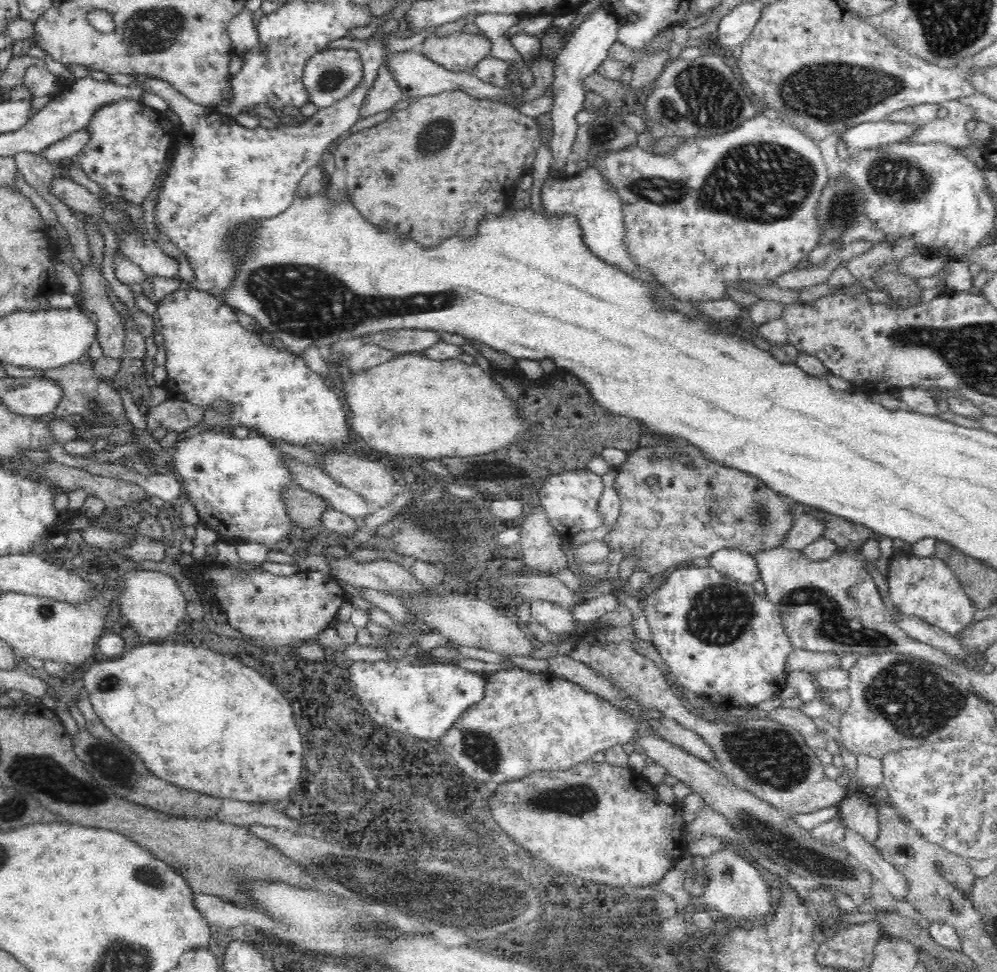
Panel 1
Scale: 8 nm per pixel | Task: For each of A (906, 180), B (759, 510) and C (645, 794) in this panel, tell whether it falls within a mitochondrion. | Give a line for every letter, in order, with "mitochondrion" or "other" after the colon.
A: mitochondrion
B: mitochondrion
C: other

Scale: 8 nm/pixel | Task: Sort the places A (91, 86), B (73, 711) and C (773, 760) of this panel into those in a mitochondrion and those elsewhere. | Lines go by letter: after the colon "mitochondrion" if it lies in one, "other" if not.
A: other
B: other
C: mitochondrion

